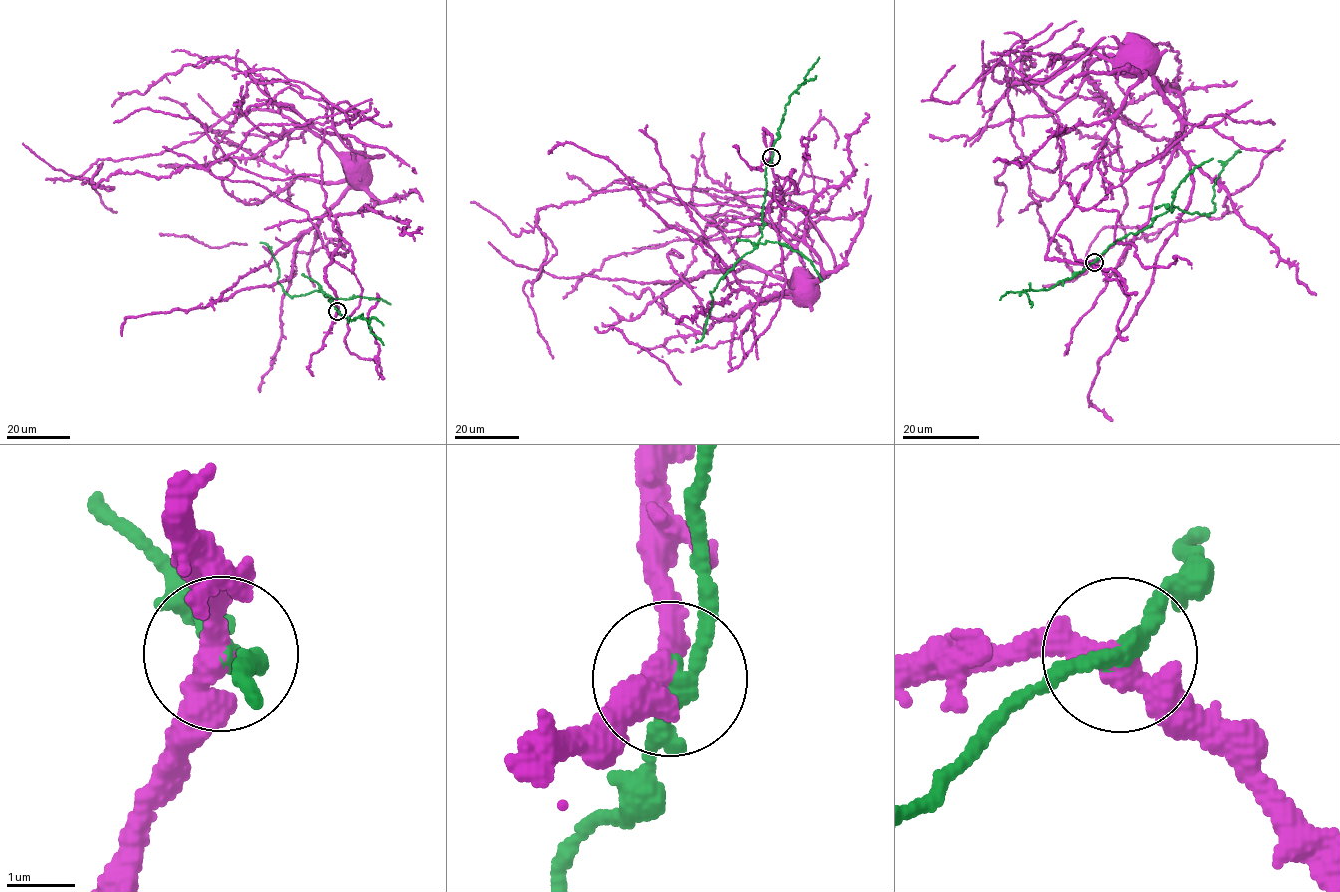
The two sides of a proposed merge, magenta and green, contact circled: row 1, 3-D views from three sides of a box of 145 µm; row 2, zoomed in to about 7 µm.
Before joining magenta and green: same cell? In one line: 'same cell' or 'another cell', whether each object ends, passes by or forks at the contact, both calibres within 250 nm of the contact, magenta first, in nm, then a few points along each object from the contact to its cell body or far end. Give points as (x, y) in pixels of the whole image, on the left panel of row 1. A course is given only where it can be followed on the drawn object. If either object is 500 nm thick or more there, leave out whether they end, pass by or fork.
another cell; magenta passes by; green passes by; 400 nm thick on the magenta side, 240 nm on the other; magenta runs (338, 311), (325, 269), (340, 242), (336, 216), (376, 201), (360, 184), (359, 164), (350, 162); green runs (338, 311), (323, 291), (291, 296), (285, 292), (277, 281), (279, 269), (271, 249), (260, 242)

